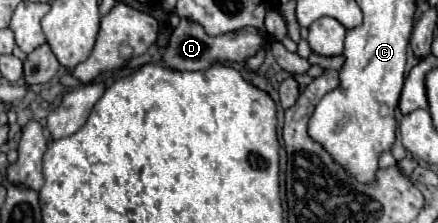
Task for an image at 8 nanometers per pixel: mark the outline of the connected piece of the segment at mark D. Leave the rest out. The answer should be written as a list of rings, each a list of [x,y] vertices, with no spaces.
[[[182,19],[170,37],[170,43],[168,43],[166,55],[164,55],[164,63],[166,63],[166,67],[174,67],[178,71],[198,71],[198,69],[210,67],[214,61],[244,61],[244,59],[256,55],[260,49],[264,49],[270,43],[272,43],[272,35],[262,35],[256,27],[242,27],[240,31],[212,37],[204,31],[204,27],[200,23]]]

